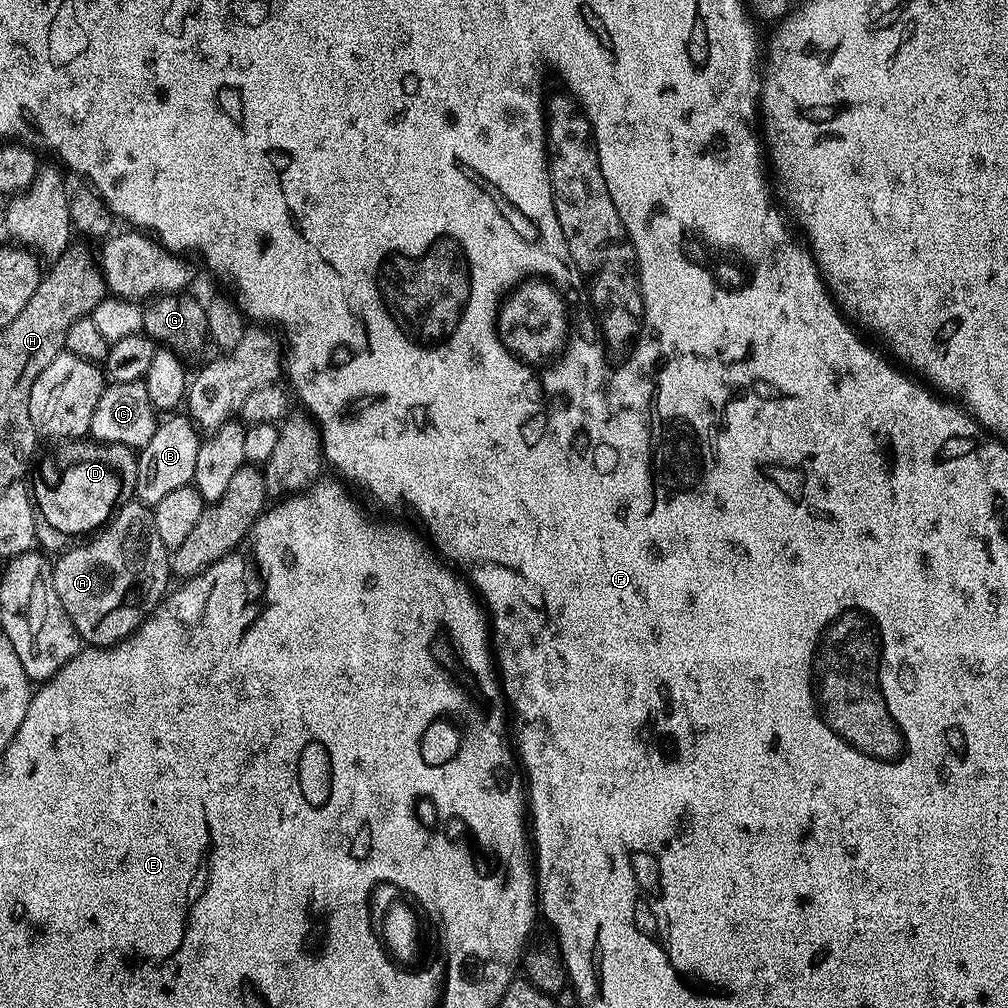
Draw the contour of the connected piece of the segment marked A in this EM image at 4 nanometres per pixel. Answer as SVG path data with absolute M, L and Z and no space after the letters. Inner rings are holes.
M135 498L129 500L129 504L124 502L117 507L112 519L95 535L77 543L80 544L77 548L62 553L50 568L50 583L58 594L58 602L62 602L62 610L66 610L77 637L81 641L88 640L84 642L92 646L117 644L135 632L170 588L170 549L162 542L162 538L158 538L158 526L154 526L152 508Z

